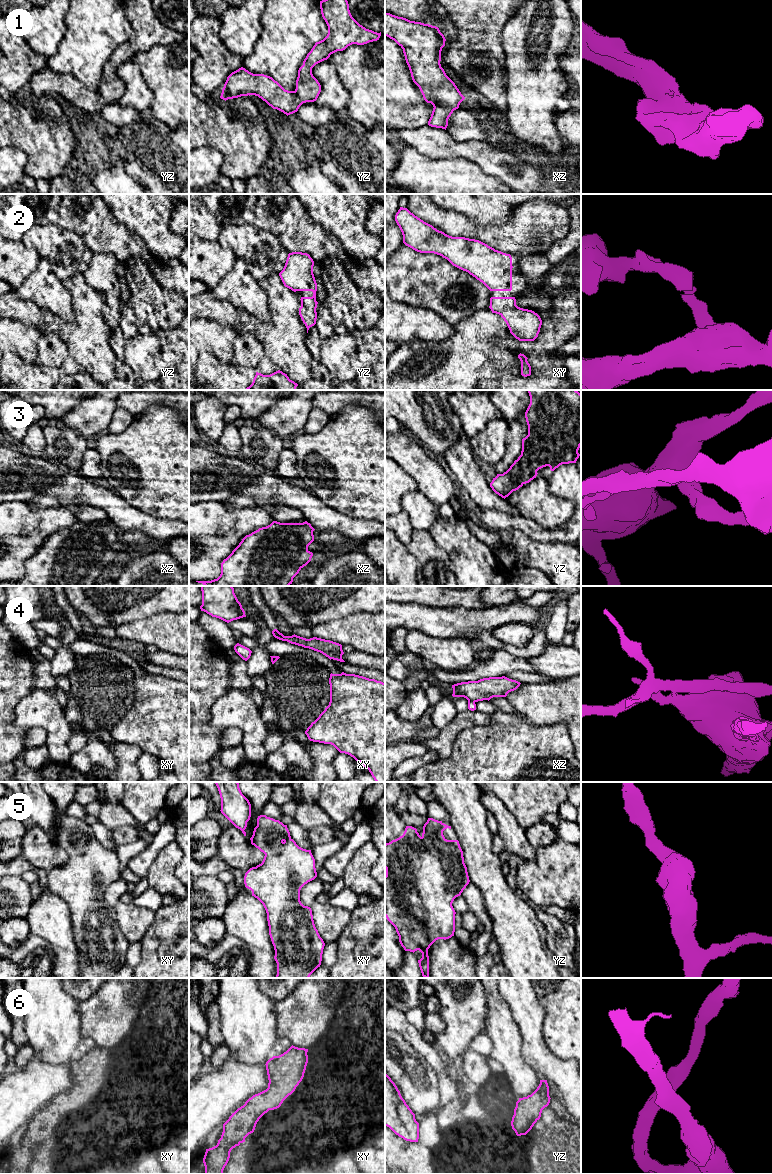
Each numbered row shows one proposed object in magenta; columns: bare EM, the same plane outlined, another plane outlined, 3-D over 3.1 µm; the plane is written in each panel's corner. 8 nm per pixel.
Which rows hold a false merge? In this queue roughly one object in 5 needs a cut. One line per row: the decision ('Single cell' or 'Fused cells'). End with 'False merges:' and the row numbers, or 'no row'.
1: Single cell
2: Single cell
3: Single cell
4: Fused cells
5: Single cell
6: Single cell
False merges: 4

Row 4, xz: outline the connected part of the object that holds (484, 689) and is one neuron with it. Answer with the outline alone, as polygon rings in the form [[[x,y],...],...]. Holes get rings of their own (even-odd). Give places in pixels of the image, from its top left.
[[[502,677],[483,678],[478,681],[461,682],[452,685],[453,697],[464,697],[468,701],[478,702],[493,697],[506,697],[520,686],[520,682]]]

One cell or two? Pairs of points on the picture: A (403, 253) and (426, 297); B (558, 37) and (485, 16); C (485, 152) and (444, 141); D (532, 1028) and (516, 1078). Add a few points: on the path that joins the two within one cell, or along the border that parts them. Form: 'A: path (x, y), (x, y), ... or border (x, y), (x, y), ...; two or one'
A: path (405, 264), (406, 269), (423, 286); one
B: border (517, 10), (503, 28), (502, 45); two
C: path (475, 150), (454, 148); one
D: border (520, 1034), (522, 1038), (522, 1057), (538, 1074); two

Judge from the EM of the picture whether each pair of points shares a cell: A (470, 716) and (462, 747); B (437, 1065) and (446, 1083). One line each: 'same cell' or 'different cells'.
A: different cells
B: same cell

